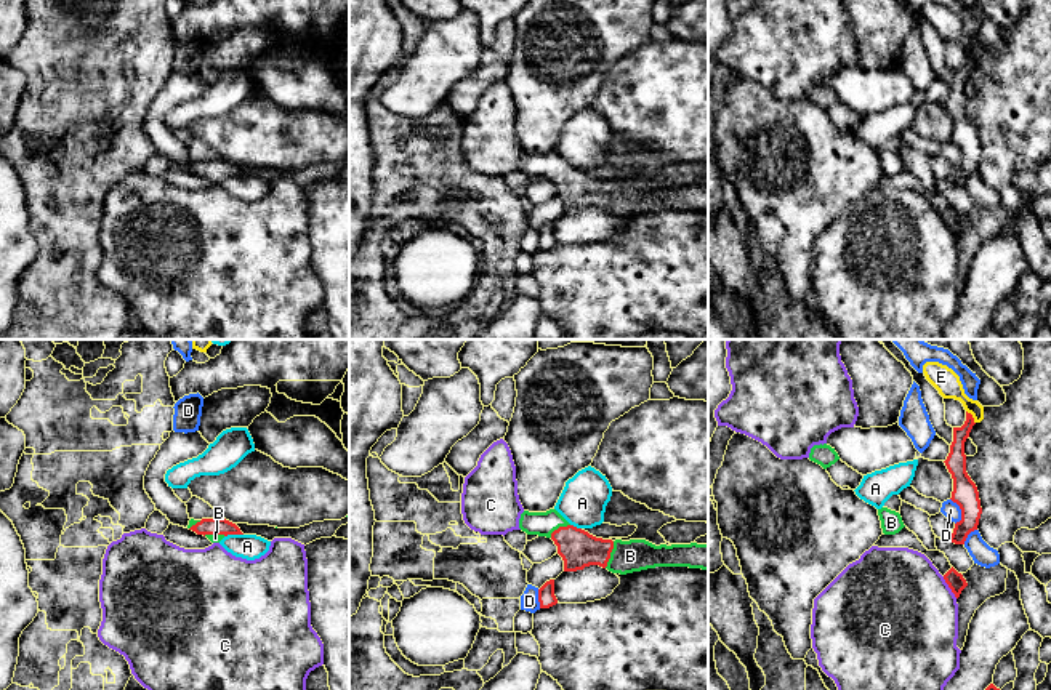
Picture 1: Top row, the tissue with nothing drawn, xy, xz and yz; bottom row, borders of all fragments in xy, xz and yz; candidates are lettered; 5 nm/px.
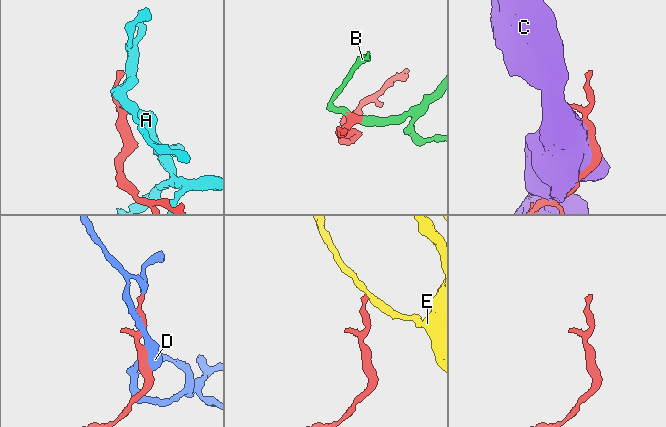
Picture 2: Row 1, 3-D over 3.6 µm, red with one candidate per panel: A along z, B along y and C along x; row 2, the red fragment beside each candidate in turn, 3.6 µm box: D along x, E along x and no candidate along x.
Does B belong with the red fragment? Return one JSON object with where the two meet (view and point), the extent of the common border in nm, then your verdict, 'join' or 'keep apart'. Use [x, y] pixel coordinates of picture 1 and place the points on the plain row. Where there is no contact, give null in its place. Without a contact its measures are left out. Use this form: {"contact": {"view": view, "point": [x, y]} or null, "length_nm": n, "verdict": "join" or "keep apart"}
{"contact": {"view": "xz", "point": [609, 196]}, "length_nm": 140, "verdict": "join"}

